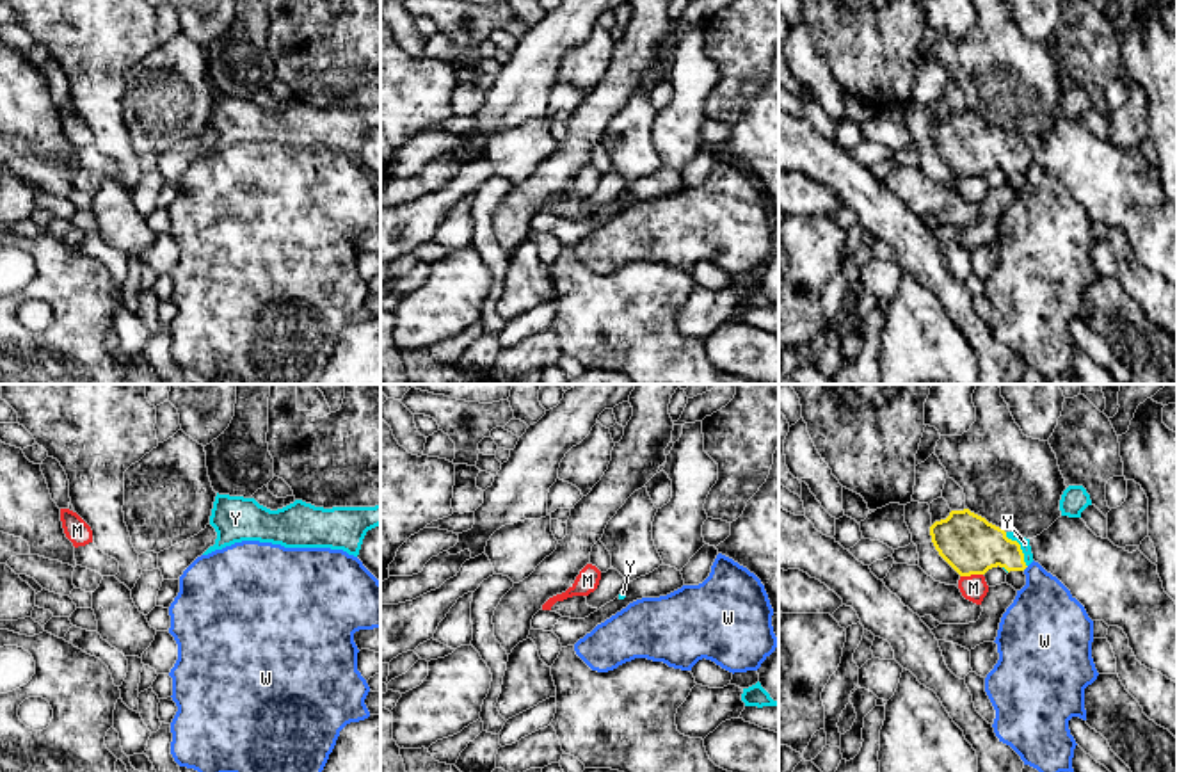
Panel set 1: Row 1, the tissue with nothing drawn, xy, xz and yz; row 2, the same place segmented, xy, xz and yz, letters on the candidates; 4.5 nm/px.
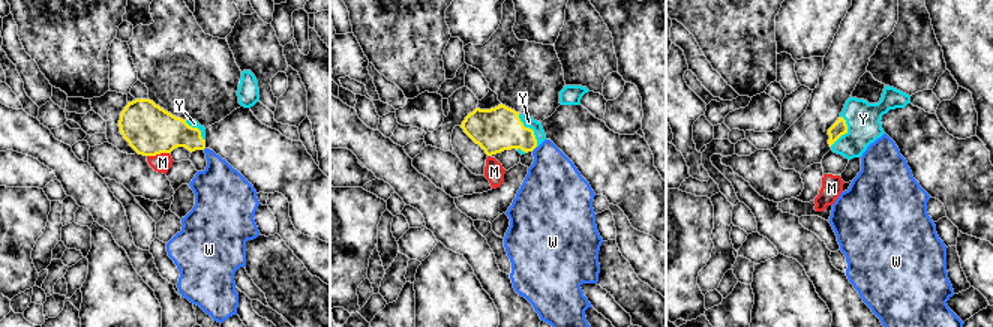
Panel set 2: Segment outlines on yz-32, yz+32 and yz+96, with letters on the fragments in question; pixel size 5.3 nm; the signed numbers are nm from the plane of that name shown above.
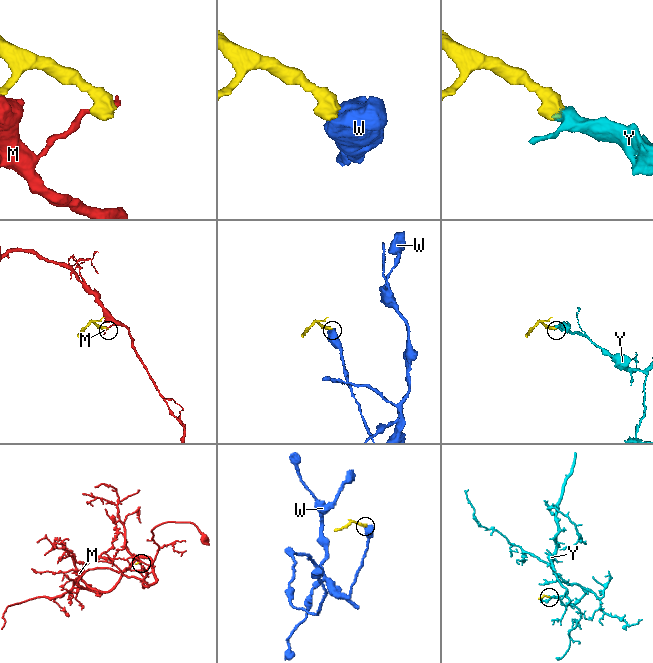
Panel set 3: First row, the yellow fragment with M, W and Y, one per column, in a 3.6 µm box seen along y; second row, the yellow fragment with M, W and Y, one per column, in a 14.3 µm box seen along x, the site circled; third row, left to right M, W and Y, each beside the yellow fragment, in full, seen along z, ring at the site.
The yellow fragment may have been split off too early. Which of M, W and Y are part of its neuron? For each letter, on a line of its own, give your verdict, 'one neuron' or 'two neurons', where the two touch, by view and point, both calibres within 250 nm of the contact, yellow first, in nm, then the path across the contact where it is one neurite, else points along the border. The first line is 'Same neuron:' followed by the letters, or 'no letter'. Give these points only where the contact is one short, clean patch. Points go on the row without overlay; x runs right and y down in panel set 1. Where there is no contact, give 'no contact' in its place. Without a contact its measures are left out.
Same neuron: Y
M: two neurons; contact yz (971, 175); calibres 260 and 120 nm; border yz (982, 175), (960, 178)
W: two neurons; contact yz (1024, 169); calibres 240 and 320 nm; border yz (1028, 168), (1023, 171)
Y: one neuron; contact yz (1019, 150); calibres 260 and 50 nm; way yz (971, 146), (1019, 150), (1024, 144)

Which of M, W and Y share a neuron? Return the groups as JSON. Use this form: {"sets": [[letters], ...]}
{"sets": [["M"], ["W"], ["Y"]]}

